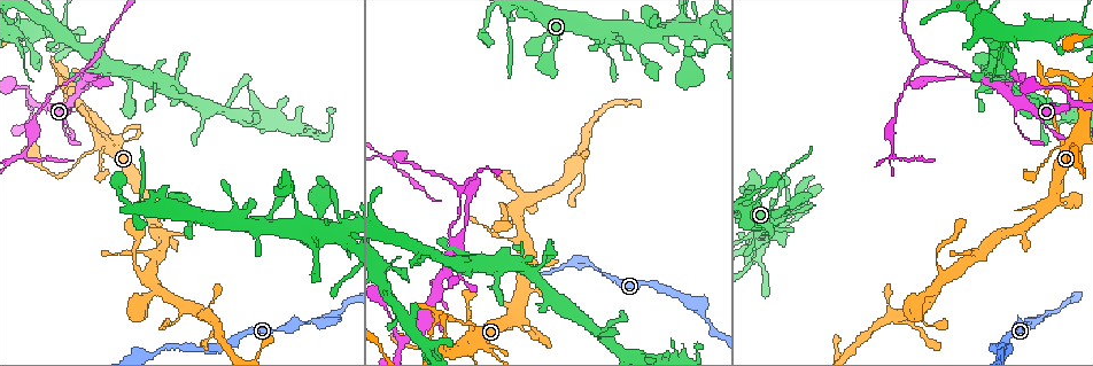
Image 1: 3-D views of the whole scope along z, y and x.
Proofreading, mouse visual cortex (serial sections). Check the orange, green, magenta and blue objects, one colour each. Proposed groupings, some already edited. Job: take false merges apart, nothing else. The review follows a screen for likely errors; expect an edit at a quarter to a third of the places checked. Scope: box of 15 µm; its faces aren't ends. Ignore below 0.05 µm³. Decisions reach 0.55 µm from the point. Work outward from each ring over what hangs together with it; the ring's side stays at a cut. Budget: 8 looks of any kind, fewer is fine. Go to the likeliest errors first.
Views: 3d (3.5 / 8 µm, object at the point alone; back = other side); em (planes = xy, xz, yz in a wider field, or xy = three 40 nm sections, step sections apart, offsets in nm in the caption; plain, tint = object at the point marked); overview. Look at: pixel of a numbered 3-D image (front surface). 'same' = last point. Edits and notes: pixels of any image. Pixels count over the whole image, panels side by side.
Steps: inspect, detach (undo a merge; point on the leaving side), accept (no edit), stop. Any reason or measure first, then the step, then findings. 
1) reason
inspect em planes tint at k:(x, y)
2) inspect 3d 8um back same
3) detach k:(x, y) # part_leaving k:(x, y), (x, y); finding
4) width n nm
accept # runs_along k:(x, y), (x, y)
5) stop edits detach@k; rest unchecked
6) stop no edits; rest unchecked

inspect 3d 8um at 1:(667, 30)

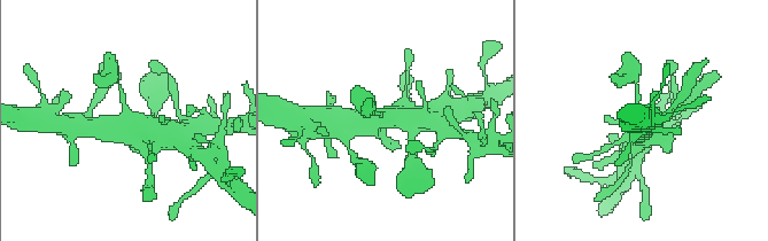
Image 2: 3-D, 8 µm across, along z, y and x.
inspect em xy step 3 tint at 2:(127, 122)

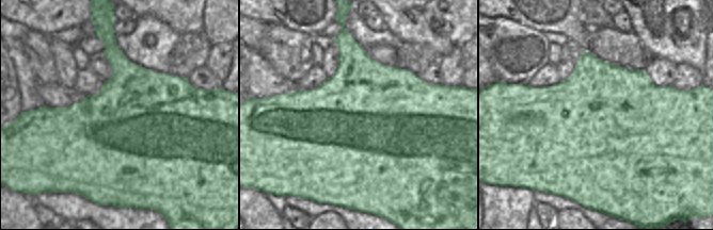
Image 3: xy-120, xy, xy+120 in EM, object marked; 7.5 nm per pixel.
accept # runs_along 2:(90, 129), (156, 130), (157, 132); continuous, no second cell

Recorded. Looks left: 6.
sharp bend
inspect 3d 3.5um back at 1:(35, 105)

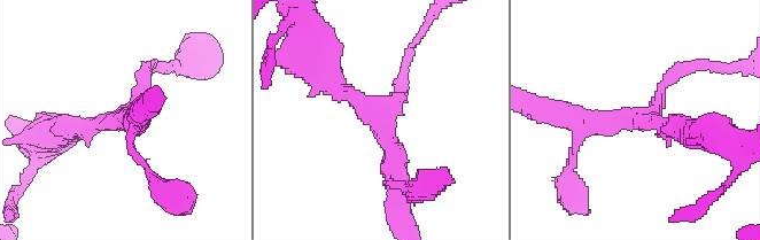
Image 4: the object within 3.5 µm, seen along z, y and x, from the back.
arms 3; arm_widths 150, 300, 300 nm
inspect em planes tint at 4:(118, 118)

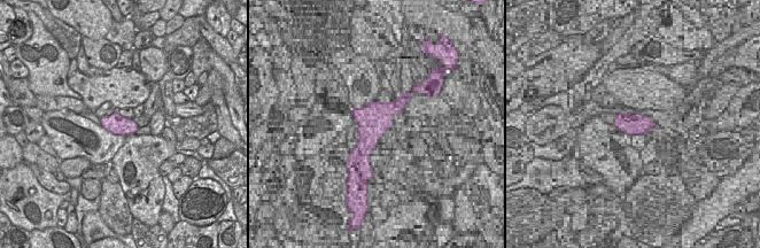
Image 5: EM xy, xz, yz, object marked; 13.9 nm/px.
width 280 nm
accept # runs_along 4:(54, 133), (128, 116), (146, 70); one cell here

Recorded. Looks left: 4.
two arms in line, one across
inspect em xy step 5 tint at 1:(73, 105)

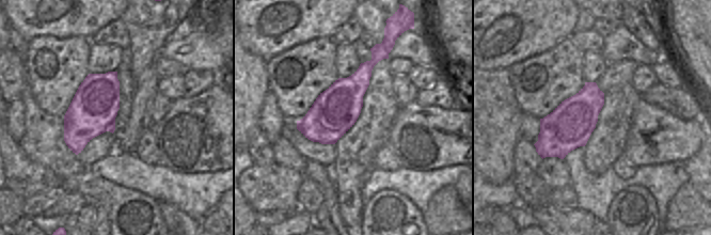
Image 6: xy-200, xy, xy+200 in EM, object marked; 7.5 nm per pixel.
see where the arms go
inspect 3d 3.5um same

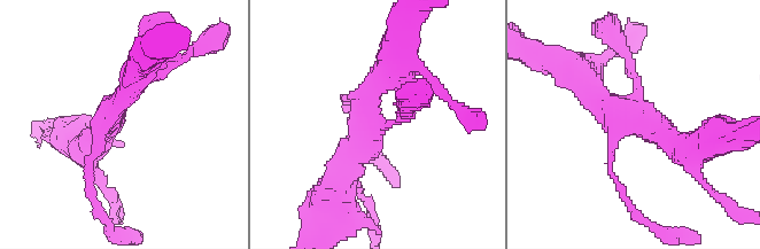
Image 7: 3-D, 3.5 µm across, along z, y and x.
accept # continuous, no second cell

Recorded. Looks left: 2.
arms part here
inspect 3d 3.5um at 1:(453, 244)

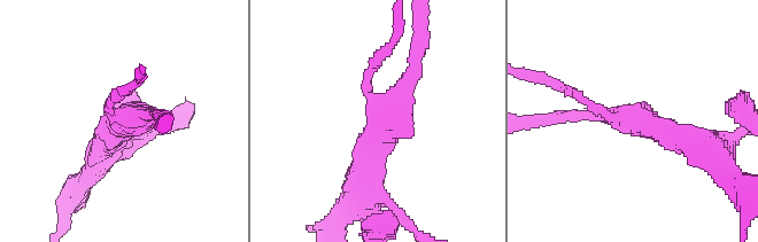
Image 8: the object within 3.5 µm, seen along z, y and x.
inspect em xy step 1 tint at 8:(631, 120)

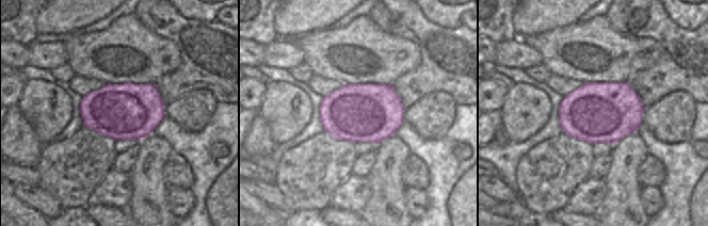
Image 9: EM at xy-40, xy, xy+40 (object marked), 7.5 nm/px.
arm_widths 150, 200, 400 nm
detach 8:(574, 94) # part_leaving 8:(611, 116), (573, 91), (538, 77); a second cell is stuck on

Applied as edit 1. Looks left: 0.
stop edits detach@8; rest unchecked

